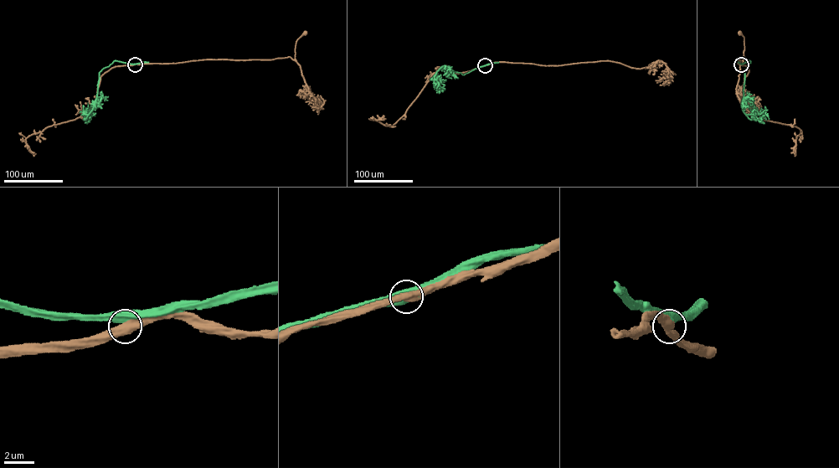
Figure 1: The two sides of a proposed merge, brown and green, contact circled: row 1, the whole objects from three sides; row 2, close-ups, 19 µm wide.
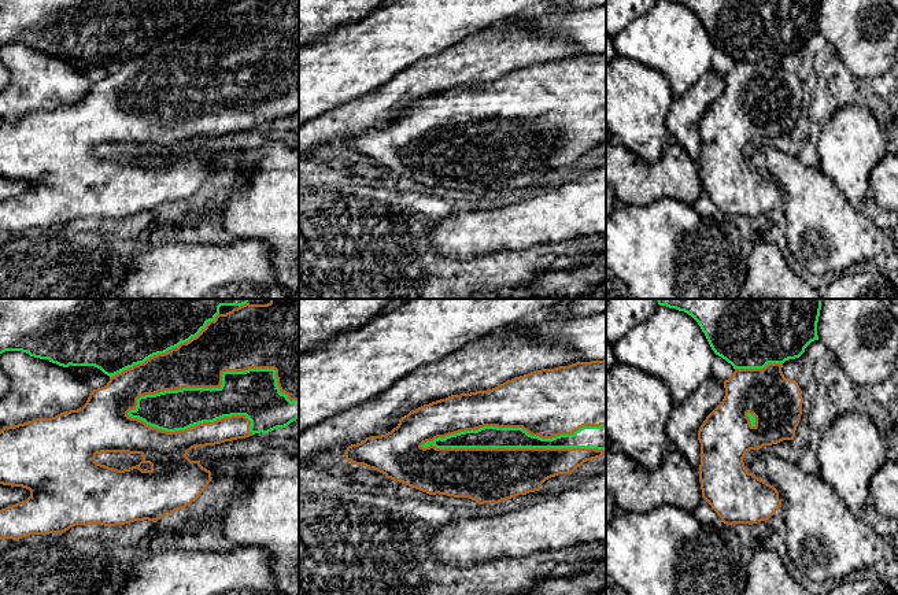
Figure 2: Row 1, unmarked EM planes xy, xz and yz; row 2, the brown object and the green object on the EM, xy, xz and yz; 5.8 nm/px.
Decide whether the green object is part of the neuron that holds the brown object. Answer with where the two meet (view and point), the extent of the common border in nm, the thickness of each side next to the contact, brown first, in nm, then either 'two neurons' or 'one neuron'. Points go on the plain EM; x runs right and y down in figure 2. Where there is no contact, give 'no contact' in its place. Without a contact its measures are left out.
meets brown in xz at (512, 119); contact 1100 nm long; 400 nm thick on the brown side, 130 nm on the other; two neurons

